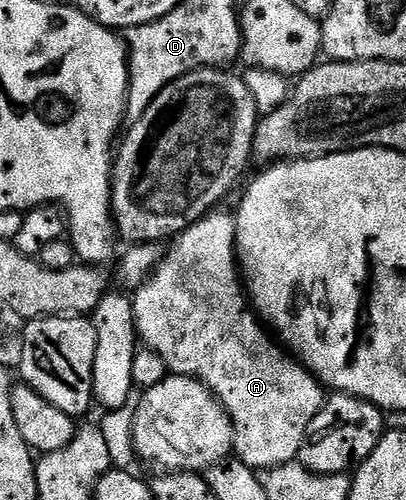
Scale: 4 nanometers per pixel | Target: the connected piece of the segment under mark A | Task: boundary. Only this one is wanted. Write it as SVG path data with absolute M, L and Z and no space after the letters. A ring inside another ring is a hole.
M211 212L195 222L190 228L183 231L170 243L169 249L164 253L163 260L155 273L134 291L133 301L135 303L135 328L142 345L146 349L157 352L161 360L166 364L171 374L180 374L186 378L195 378L199 382L204 382L219 399L219 403L227 410L228 416L235 429L235 448L234 457L240 458L246 466L252 470L259 471L263 469L272 469L274 466L285 464L287 461L293 461L299 457L299 449L305 440L305 432L309 424L313 424L313 416L321 412L325 401L325 390L318 378L299 361L292 356L268 331L264 323L257 317L250 301L248 291L241 281L241 270L237 265L237 222L234 217L220 212Z

